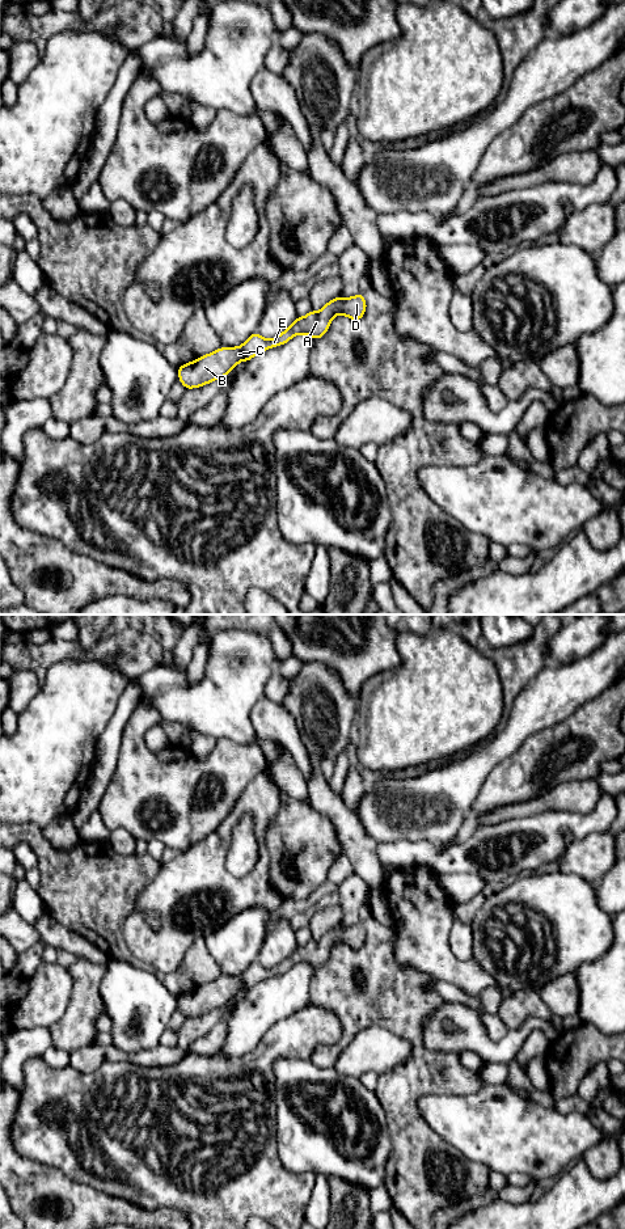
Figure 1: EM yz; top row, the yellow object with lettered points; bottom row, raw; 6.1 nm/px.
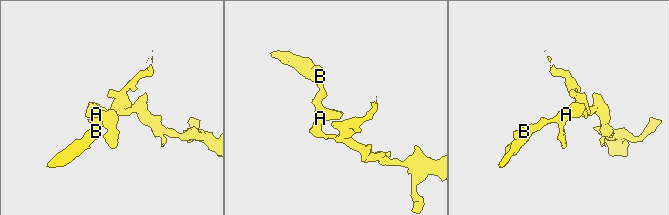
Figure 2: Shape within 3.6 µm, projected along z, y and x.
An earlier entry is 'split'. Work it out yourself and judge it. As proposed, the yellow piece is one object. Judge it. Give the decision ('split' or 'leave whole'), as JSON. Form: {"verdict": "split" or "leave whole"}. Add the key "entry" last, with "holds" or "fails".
{"verdict": "leave whole", "entry": "fails"}

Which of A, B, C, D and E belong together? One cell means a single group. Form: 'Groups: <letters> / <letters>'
Groups: A B C D E

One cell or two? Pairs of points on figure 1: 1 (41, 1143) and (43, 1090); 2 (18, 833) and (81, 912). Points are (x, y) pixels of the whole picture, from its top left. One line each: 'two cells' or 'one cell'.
1: one cell
2: one cell

